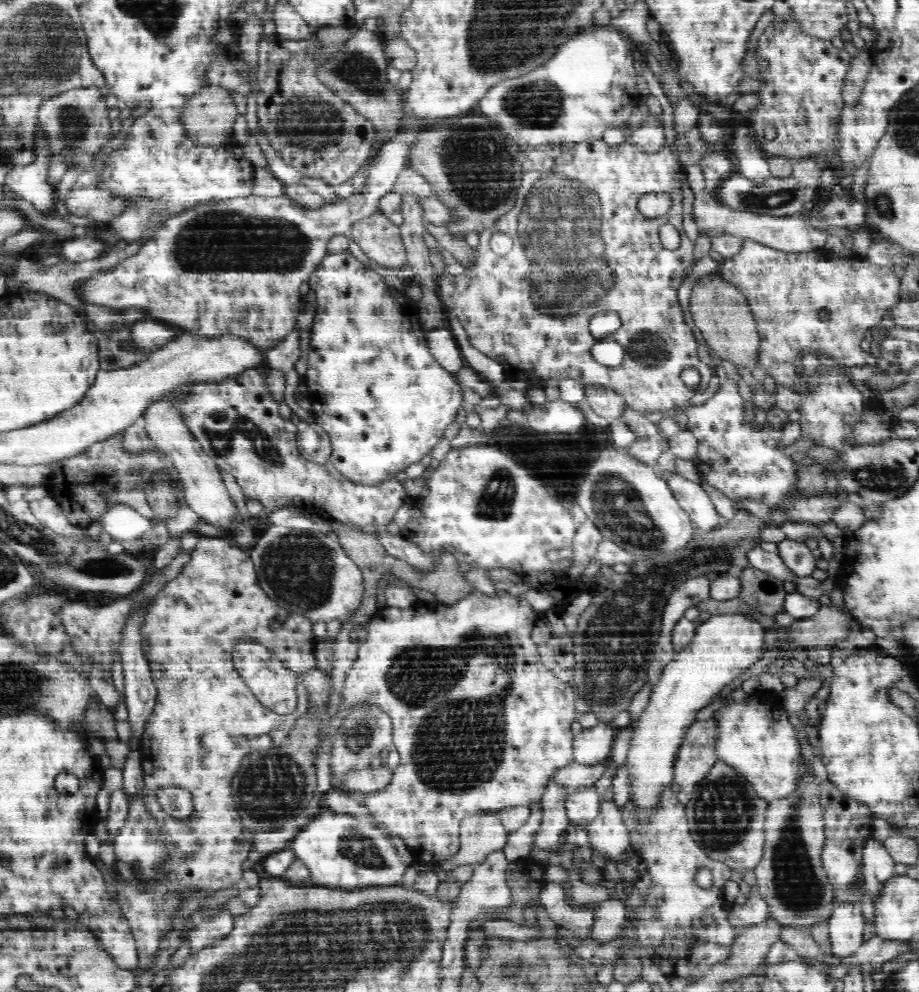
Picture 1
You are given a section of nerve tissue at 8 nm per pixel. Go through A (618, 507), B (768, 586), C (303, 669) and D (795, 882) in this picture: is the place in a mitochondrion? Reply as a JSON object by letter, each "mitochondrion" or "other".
{"A":"mitochondrion","B":"other","C":"other","D":"mitochondrion"}

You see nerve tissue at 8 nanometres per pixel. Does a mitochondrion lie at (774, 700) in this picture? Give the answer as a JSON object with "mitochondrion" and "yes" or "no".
{"mitochondrion":"no"}

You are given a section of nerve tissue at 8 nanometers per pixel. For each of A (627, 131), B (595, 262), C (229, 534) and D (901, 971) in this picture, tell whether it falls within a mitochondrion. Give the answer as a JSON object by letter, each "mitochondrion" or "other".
{"A":"other","B":"mitochondrion","C":"other","D":"other"}

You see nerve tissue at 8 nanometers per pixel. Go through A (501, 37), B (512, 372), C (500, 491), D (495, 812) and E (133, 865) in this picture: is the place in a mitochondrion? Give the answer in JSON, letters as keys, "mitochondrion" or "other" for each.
{"A":"mitochondrion","B":"other","C":"mitochondrion","D":"other","E":"mitochondrion"}

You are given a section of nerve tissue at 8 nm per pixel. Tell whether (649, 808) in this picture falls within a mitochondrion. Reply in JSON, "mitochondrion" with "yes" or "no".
{"mitochondrion":"no"}

